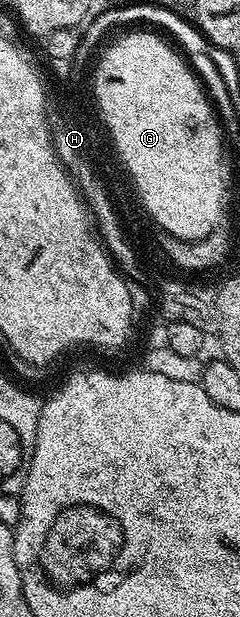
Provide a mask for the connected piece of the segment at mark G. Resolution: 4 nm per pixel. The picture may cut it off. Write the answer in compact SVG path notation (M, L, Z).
M127 31L123 34L124 37L119 37L115 42L112 43L111 46L108 47L107 50L104 51L103 54L98 54L97 60L99 62L93 65L94 71L98 74L98 95L99 102L102 102L103 113L106 114L107 121L110 122L111 129L114 129L115 139L118 141L119 149L122 150L123 158L126 158L127 165L130 165L130 169L133 173L135 173L135 180L138 181L139 189L142 189L143 197L146 198L147 206L149 209L147 210L148 216L152 218L156 225L158 225L165 232L170 233L175 237L180 237L181 240L200 240L203 236L209 235L216 228L221 225L221 222L224 220L223 217L223 133L224 130L221 128L221 122L217 116L217 110L214 105L211 104L211 98L207 96L206 89L203 88L198 77L195 76L190 64L181 56L180 50L178 48L170 49L169 46L166 45L165 42L162 41L161 38L158 37L160 34L158 32L155 33L129 33L133 31Z

